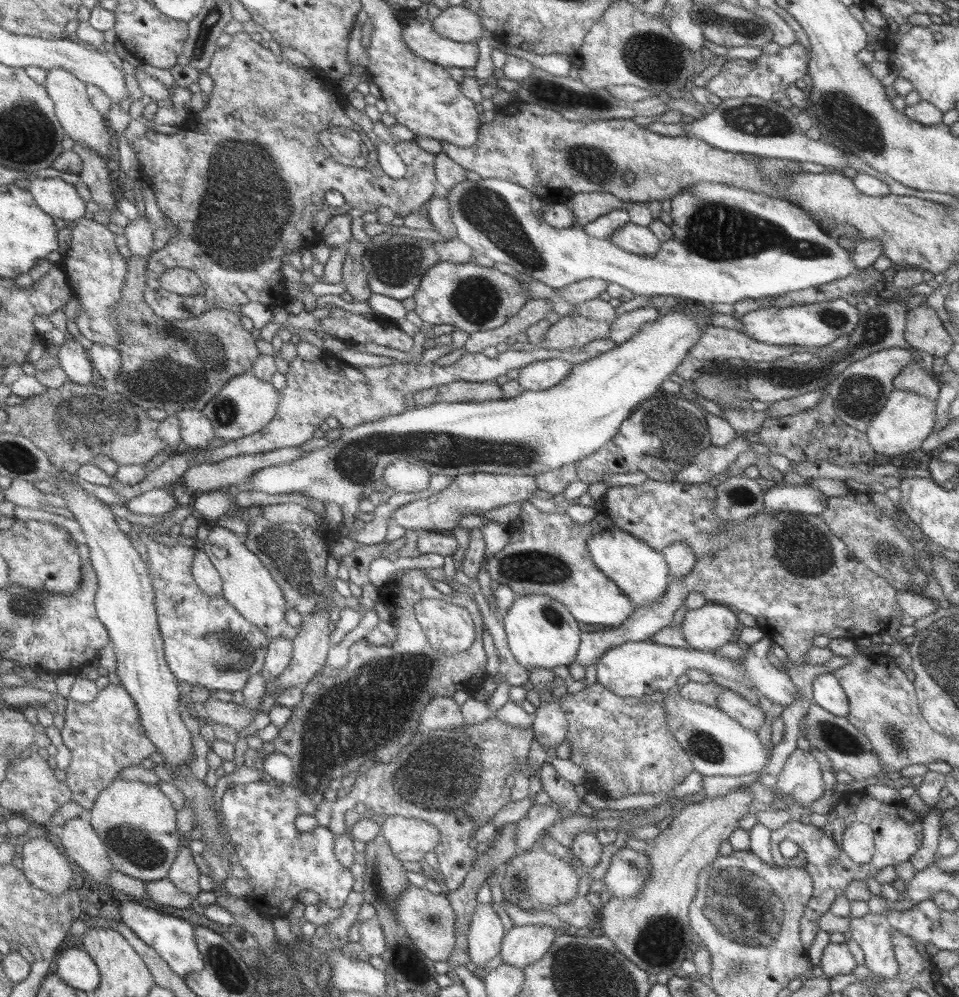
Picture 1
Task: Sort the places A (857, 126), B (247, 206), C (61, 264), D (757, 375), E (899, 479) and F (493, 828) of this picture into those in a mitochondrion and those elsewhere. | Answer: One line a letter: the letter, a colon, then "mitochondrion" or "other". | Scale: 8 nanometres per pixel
A: mitochondrion
B: mitochondrion
C: other
D: mitochondrion
E: other
F: other

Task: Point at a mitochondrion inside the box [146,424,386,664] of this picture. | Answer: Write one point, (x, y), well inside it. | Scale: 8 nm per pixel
(284, 548)

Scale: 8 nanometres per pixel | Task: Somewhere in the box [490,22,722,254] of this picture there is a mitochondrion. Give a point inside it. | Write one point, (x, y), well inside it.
(651, 56)

